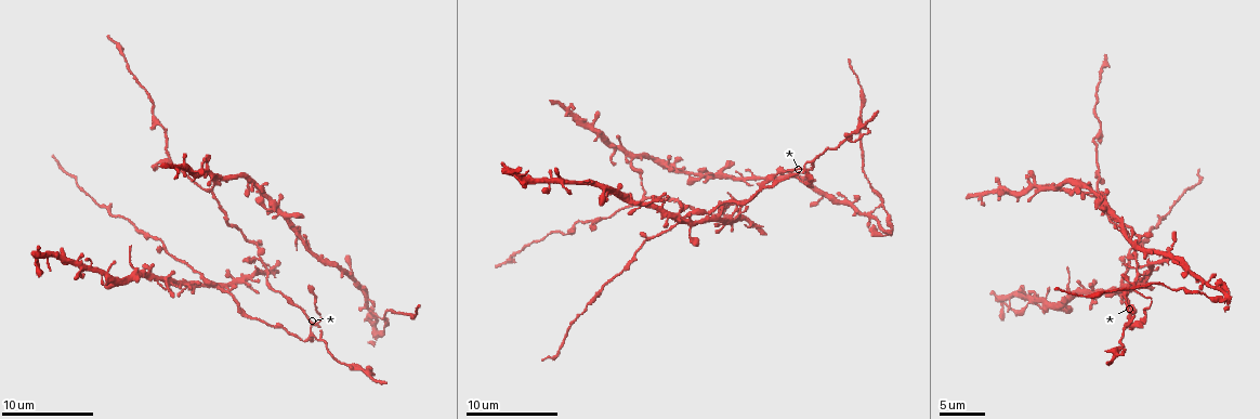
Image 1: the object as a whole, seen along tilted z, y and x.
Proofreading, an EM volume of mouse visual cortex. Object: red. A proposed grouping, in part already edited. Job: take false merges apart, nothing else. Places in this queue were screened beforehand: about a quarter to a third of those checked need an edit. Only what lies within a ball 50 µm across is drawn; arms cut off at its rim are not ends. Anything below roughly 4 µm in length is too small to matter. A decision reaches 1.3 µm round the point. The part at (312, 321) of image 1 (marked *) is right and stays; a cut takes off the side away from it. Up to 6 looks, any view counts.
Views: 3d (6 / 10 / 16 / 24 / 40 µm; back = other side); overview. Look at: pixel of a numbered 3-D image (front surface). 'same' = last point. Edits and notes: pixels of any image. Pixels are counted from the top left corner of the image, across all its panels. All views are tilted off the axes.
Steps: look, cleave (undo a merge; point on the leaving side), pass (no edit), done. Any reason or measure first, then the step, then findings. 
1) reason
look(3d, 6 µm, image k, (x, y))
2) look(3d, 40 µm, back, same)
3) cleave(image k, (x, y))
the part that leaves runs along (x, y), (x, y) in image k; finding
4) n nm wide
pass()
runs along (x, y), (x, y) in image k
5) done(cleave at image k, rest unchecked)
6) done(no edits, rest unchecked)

branch point
look(3d, 16 µm, image 1, (644, 195))

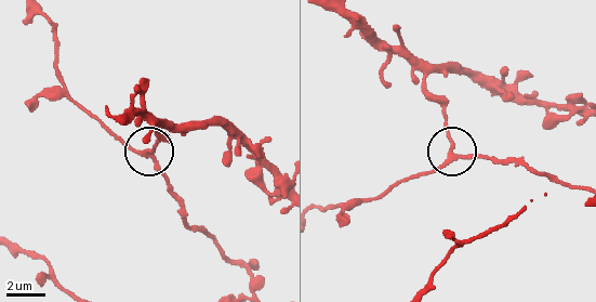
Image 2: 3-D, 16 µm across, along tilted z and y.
pass()
runs along (257, 284), (189, 224), (149, 153), (131, 147), (98, 120) in image 2; continuous, no second cell

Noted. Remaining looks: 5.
side arm on a straight run
look(3d, 10 µm, image 1, (714, 219))

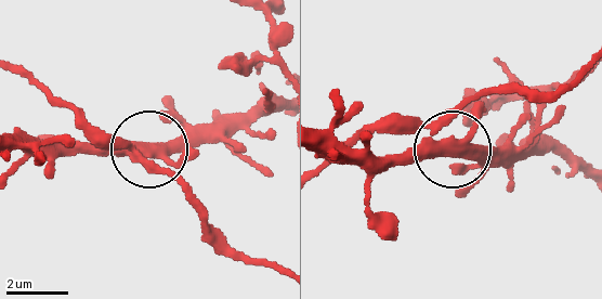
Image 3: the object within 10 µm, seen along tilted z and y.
look(3d, 10 µm, back, image 3, (448, 153))

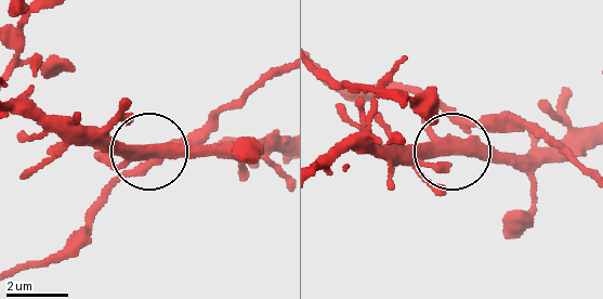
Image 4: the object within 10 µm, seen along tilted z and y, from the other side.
side arm 9 µm
cleave(image 4, (138, 146))
the part that leaves runs along (470, 132), (525, 157), (579, 151) in image 4; two cells meet here

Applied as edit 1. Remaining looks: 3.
look(overview)

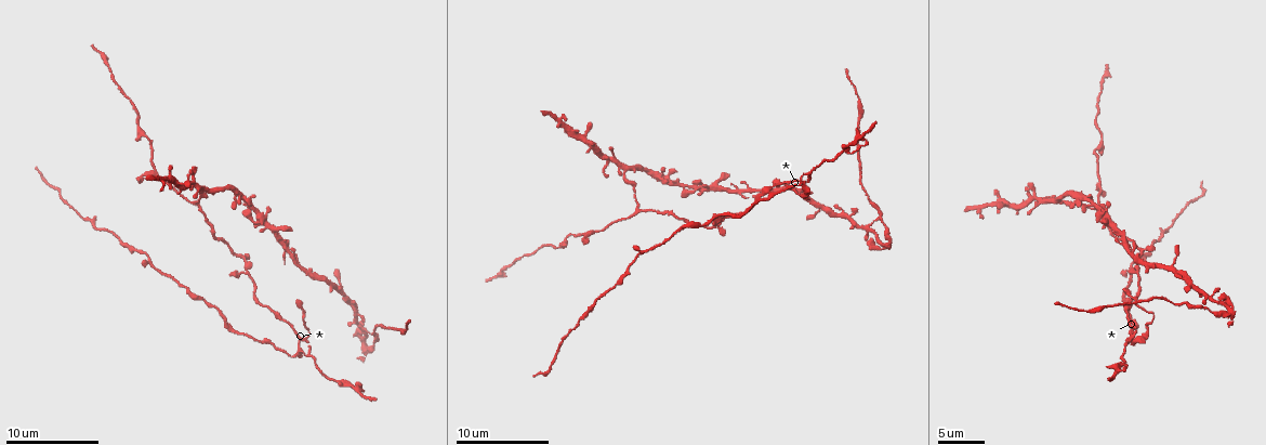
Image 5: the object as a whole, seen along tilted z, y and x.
three-way junction
look(3d, 10 µm, image 5, (1133, 343))

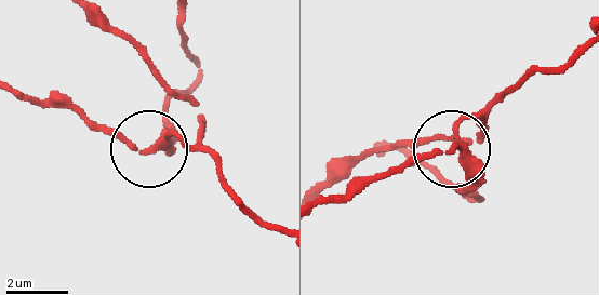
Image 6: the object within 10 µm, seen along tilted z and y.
210 nm wide
pass()
runs along (171, 88), (194, 105), (196, 138), (154, 145), (165, 110) in image 6; continuous, no second cell

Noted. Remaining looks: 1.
done(cleave at image 4, rest unchecked)

